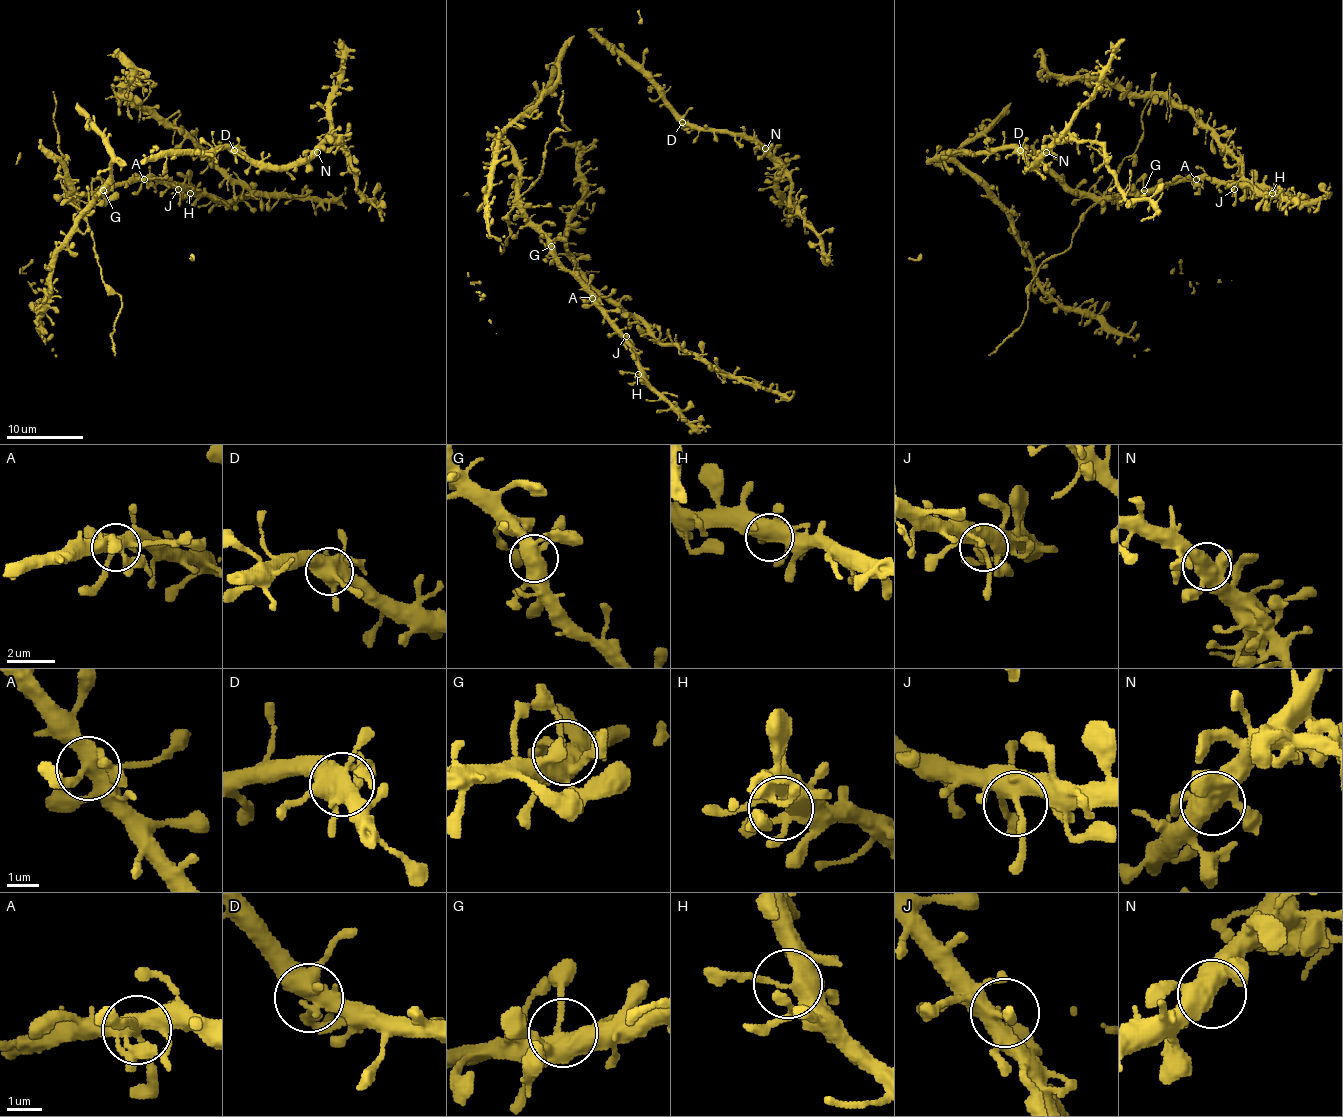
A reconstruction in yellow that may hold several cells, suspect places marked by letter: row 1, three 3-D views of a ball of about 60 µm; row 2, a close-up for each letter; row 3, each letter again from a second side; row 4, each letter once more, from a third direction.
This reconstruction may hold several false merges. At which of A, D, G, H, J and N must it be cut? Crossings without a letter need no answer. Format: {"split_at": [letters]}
{"split_at": []}

